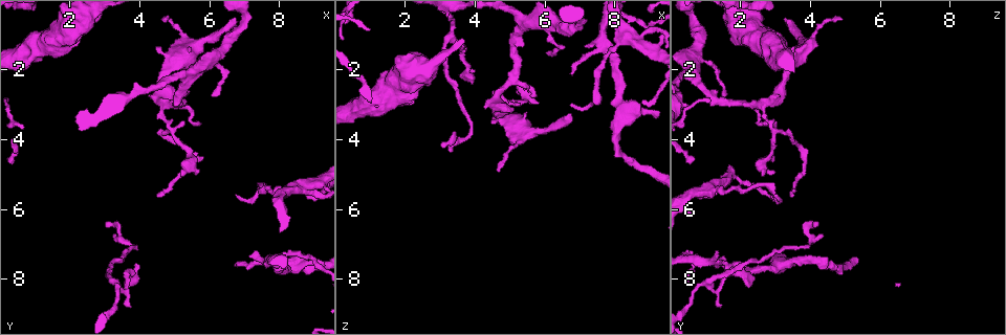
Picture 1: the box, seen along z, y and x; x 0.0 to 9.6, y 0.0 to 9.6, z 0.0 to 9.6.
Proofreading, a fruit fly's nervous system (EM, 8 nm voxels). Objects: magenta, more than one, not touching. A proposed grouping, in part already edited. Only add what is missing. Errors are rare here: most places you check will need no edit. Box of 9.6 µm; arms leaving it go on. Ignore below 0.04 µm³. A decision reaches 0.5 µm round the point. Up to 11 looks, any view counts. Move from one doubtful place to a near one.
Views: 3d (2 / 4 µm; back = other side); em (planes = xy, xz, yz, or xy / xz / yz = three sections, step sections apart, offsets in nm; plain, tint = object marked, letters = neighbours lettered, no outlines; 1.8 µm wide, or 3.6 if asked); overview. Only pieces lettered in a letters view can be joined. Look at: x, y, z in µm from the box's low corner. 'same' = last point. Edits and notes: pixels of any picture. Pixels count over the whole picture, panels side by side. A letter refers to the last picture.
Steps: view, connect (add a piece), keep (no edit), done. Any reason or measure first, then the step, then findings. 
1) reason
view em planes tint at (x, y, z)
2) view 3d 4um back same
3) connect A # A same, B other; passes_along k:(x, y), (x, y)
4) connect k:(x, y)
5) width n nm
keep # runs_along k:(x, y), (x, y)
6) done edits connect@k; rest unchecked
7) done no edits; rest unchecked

three arms meet
view em xz step 4 tint at (4.85, 3.00, 2.55)

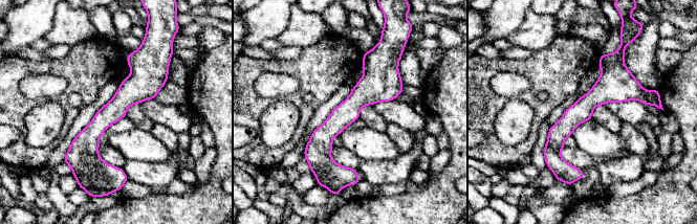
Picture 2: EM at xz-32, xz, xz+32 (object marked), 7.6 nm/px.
cut it another way
view em planes letters same

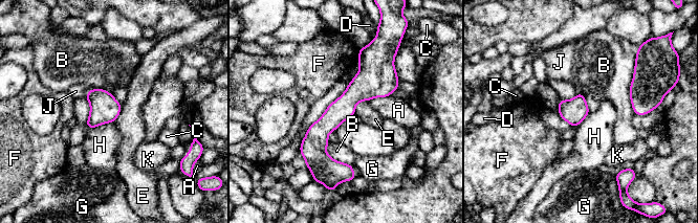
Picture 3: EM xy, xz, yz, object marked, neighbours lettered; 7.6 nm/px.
width 170 nm
keep # A other, B other, C other, D other, E other, F other, G other, H other, J other, K other; border 3:(113, 120), (93, 128); none of them fits

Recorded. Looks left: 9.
long arm stops here
view 3d 2um at (2.95, 6.50, 4.15)

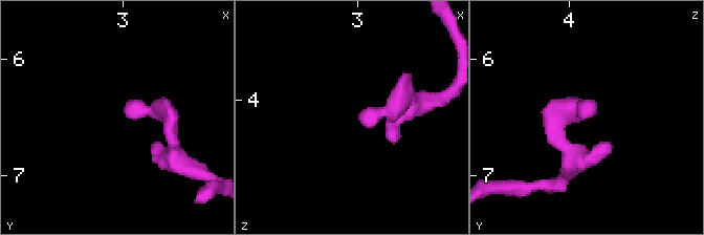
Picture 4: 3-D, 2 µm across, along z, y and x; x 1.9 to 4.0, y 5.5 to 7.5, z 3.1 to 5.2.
view em planes plain at (3.00, 6.44, 4.16)

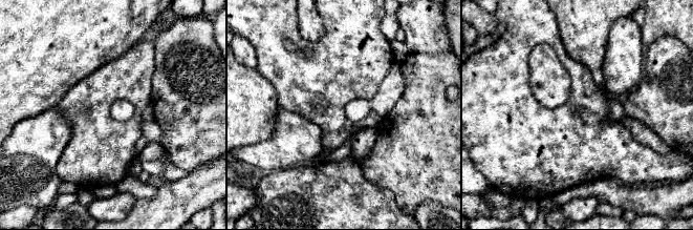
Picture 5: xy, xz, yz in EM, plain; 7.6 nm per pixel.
see the neighbours
view em planes letters same

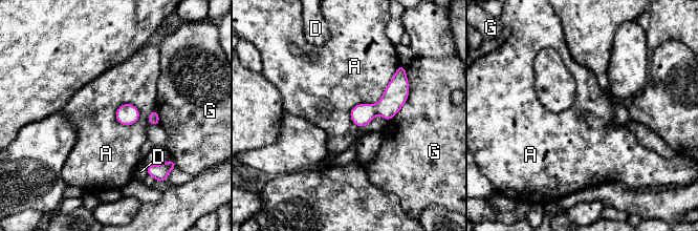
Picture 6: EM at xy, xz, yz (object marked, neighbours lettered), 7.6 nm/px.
keep # A other, D other, G other; border 6:(398, 64), (360, 128); none of them fits

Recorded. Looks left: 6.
an open end
view 3d 2um back at (4.60, 1.35, 3.60)

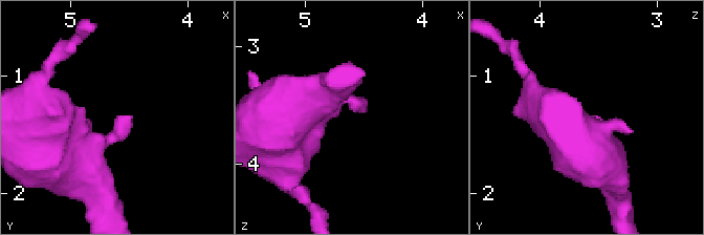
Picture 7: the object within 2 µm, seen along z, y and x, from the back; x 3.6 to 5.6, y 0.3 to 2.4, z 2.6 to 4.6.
view em planes tint at (4.56, 1.30, 3.54)

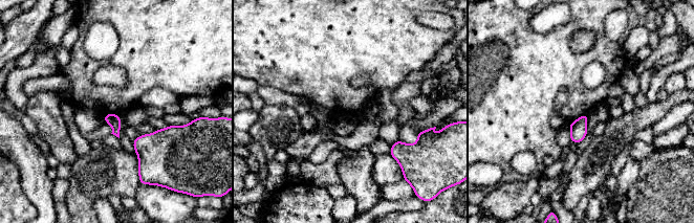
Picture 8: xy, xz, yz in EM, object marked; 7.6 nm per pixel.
what lies round it
view em planes letters same

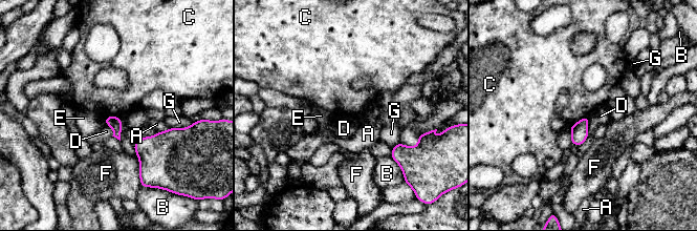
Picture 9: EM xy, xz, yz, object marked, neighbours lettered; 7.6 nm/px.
keep # A other, B other, C other, D other, E other, F other, G other; border 9:(588, 116), (580, 119), (571, 126); none of them fits

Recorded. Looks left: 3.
branch stops here
view em 3.6um planes letters at (7.20, 7.35, 1.35)

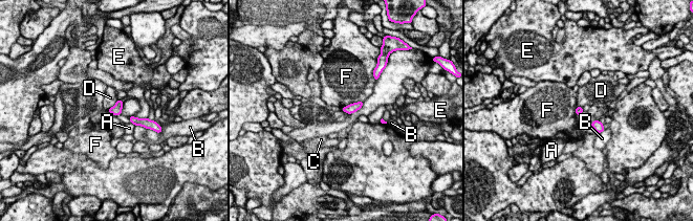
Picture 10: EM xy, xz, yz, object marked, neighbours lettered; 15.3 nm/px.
keep # A other, B other, C other, D other, E other, F other; border 10:(118, 100), (107, 109); none of them fits

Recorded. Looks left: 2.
done no edits; rest unchecked

